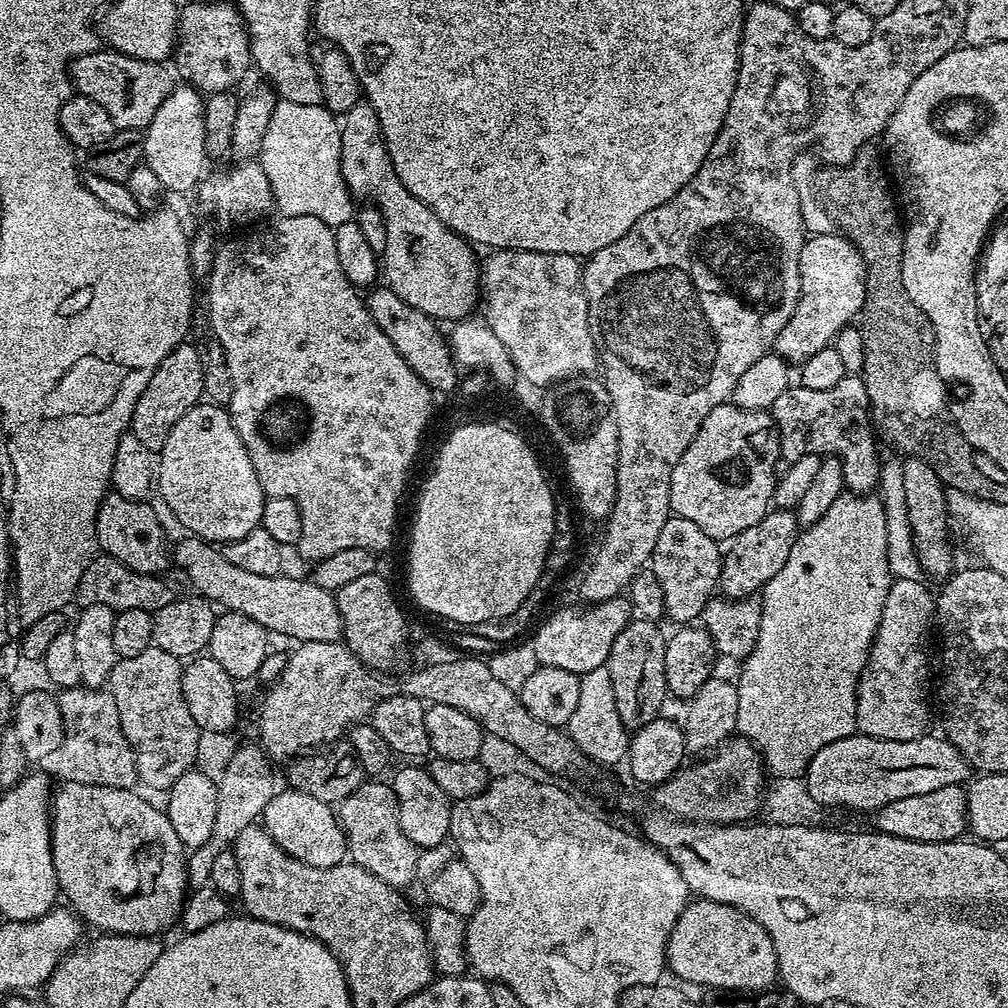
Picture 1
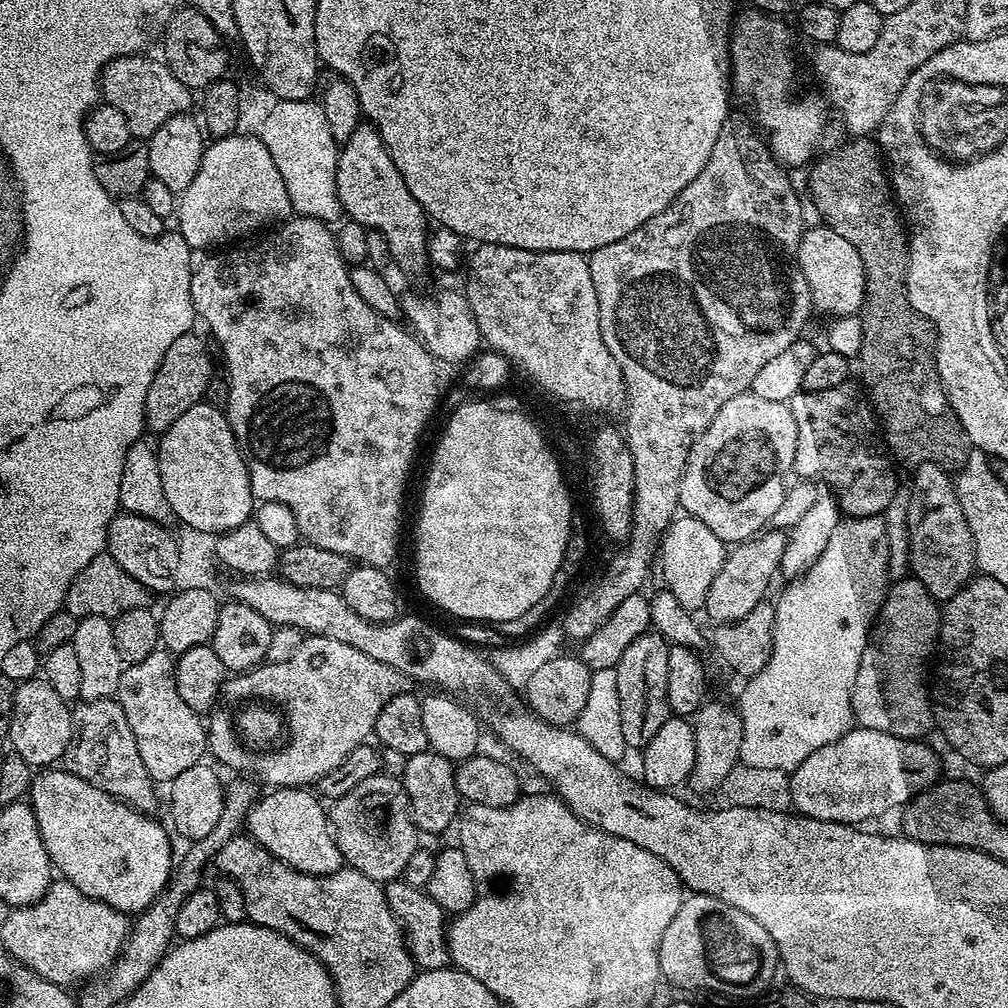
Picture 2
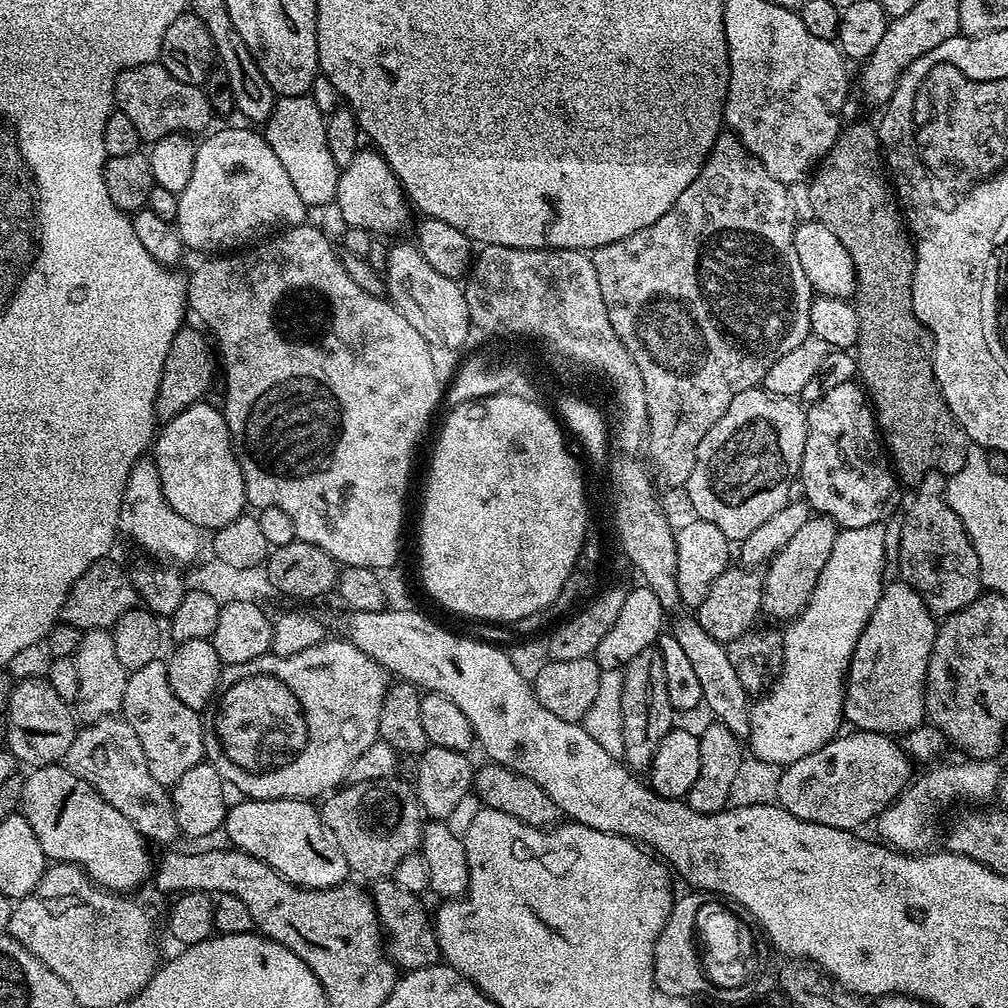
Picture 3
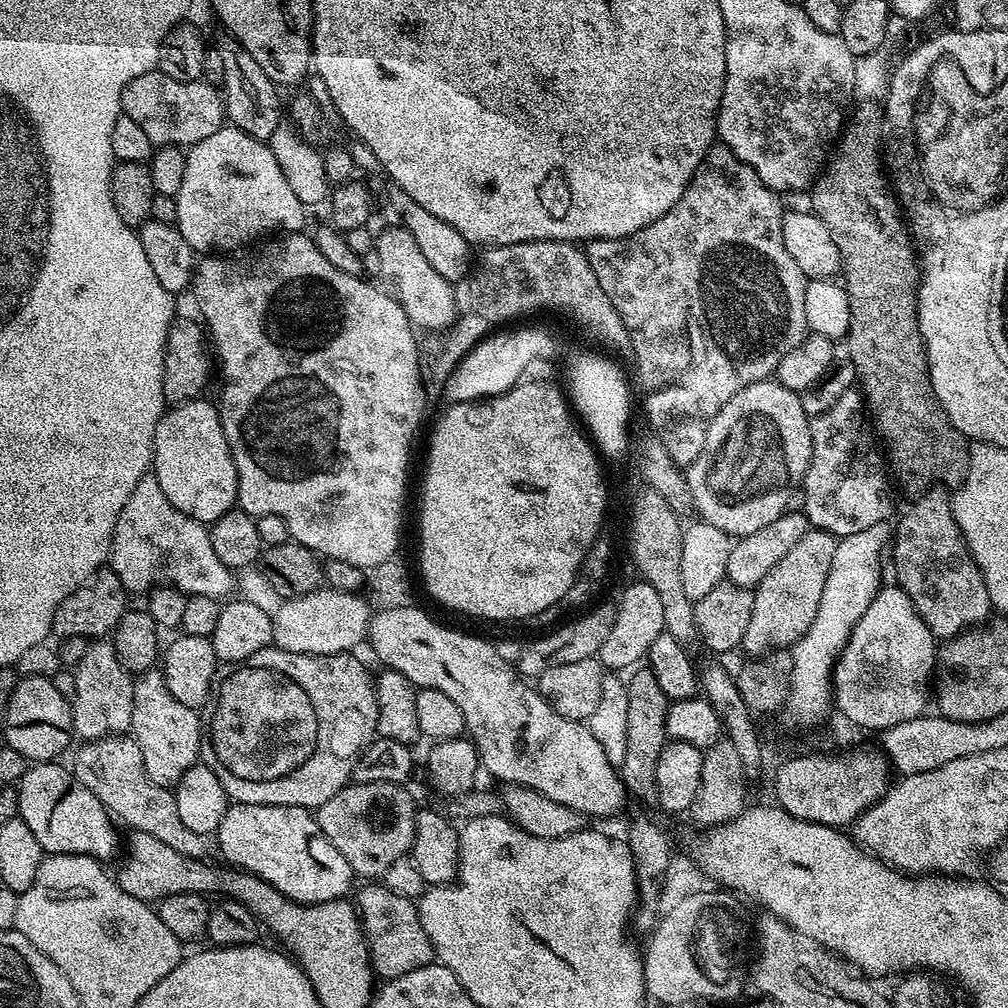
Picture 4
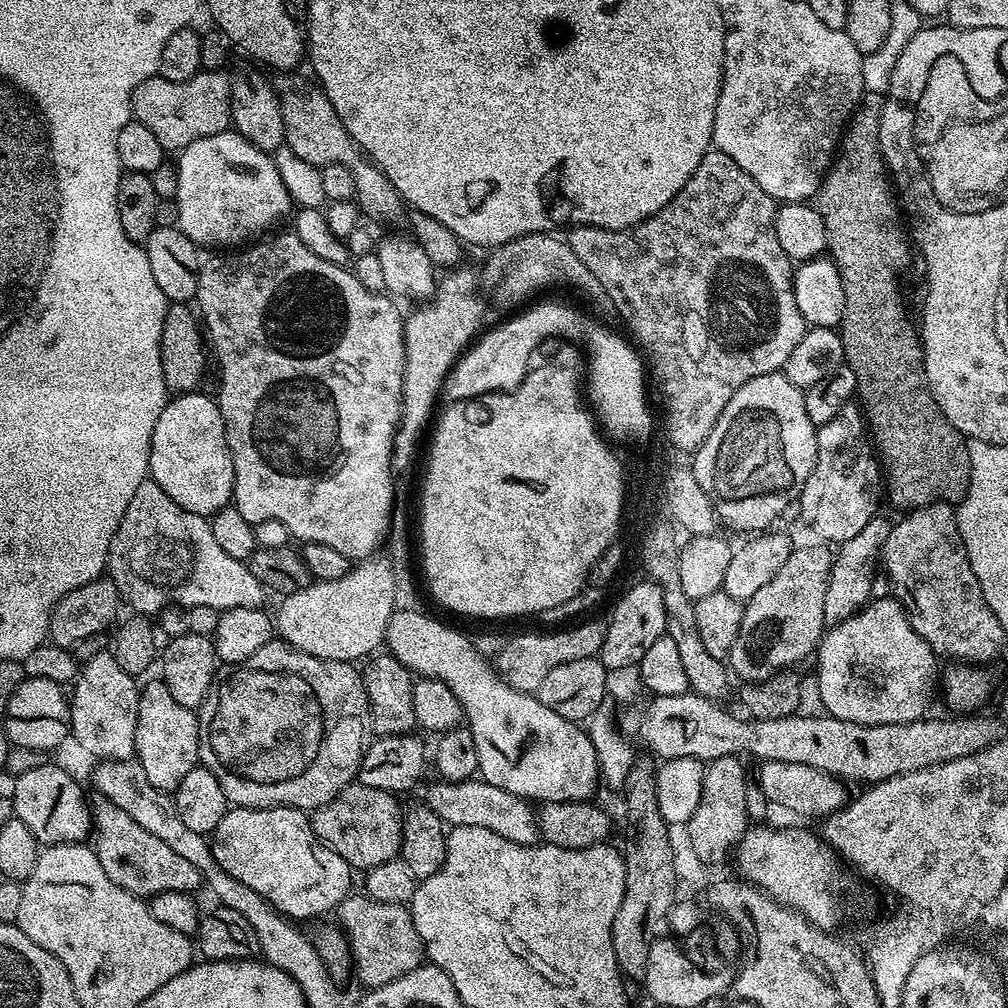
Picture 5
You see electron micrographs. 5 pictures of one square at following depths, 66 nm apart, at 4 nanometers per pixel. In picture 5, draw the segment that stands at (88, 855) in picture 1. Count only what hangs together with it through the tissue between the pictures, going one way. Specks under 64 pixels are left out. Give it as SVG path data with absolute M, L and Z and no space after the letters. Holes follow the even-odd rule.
M45 762L34 770L26 770L26 774L15 777L11 783L10 795L15 819L26 822L26 826L30 826L30 834L34 834L41 845L82 844L93 835L89 801L86 796L84 800L79 782L66 769Z

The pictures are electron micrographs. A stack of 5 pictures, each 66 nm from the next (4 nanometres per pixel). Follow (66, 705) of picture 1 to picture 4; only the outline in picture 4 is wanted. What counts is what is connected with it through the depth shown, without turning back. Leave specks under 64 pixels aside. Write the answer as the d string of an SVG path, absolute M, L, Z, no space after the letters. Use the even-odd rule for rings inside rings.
M121 734L106 736L103 740L89 740L79 746L76 762L72 765L73 776L104 804L113 817L120 818L133 831L148 833L166 842L166 846L187 857L203 859L207 855L205 837L194 834L183 825L175 793L151 782L146 774L142 750L135 739Z

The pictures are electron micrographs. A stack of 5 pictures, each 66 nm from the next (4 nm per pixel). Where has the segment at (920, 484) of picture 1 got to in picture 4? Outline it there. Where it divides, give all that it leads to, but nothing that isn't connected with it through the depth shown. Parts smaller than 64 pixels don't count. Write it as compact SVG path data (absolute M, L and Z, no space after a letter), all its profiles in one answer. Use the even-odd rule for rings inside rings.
M933 486L927 492L917 495L916 500L904 512L900 525L894 528L894 539L890 551L896 567L896 584L914 602L914 610L930 626L930 630L941 641L952 637L968 628L983 625L993 611L990 594L986 594L986 582L982 582L982 574L970 554L964 541L962 530L952 513L952 501L946 495L945 489Z

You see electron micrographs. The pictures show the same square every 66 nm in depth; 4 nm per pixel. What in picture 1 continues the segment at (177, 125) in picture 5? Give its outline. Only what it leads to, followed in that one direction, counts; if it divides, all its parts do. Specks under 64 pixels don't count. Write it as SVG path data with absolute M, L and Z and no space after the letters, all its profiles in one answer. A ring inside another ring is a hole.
M97 50L73 59L70 79L79 95L98 102L98 106L102 106L106 114L114 118L117 129L144 130L174 89L173 73L168 73L164 67L163 63L155 60L139 60L121 52Z

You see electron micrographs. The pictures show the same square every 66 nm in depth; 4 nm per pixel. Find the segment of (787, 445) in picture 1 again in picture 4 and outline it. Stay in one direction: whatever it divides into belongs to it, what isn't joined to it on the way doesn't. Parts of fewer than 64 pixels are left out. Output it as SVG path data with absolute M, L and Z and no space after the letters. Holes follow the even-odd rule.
M857 389L845 392L830 410L809 421L811 460L802 485L802 511L809 525L817 531L828 532L839 538L858 534L869 526L885 523L889 519L892 512L892 484L875 435L866 426L866 405Z

